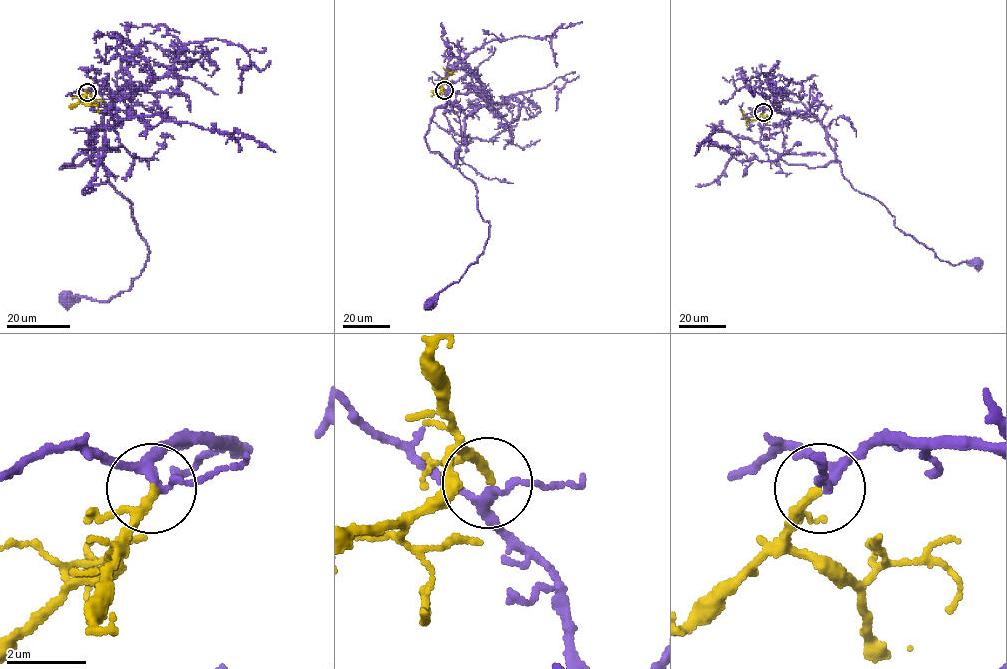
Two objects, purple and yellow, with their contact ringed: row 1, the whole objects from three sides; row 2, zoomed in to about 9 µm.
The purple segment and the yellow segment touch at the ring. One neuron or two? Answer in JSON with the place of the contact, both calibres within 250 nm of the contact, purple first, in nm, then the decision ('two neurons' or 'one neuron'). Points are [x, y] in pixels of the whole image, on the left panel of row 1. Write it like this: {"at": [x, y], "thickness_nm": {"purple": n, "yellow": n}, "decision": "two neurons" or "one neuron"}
{"at": [87, 92], "thickness_nm": {"purple": 190, "yellow": 160}, "decision": "one neuron"}

